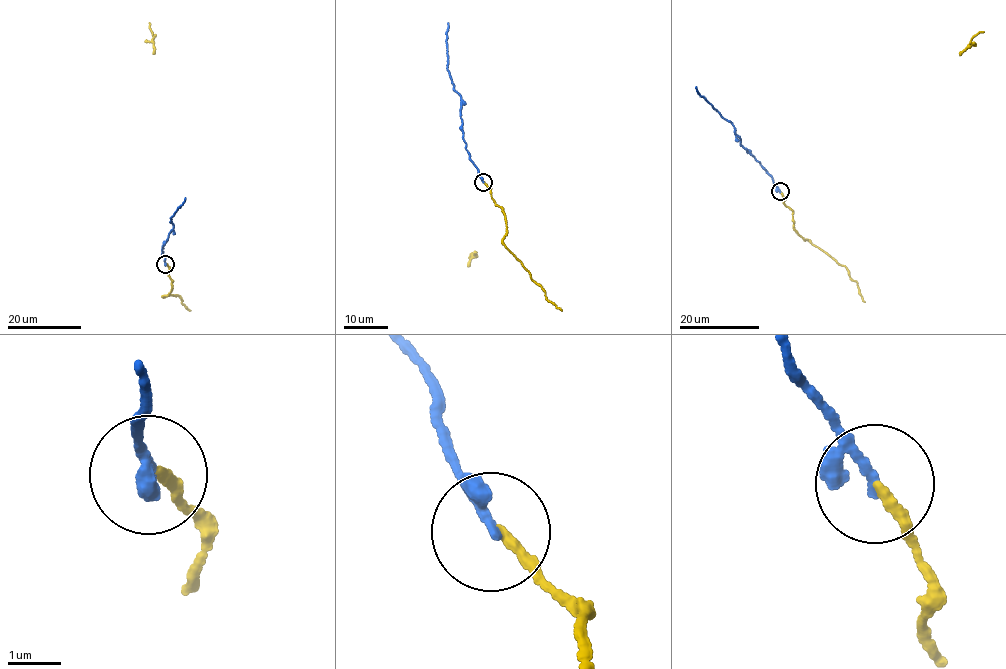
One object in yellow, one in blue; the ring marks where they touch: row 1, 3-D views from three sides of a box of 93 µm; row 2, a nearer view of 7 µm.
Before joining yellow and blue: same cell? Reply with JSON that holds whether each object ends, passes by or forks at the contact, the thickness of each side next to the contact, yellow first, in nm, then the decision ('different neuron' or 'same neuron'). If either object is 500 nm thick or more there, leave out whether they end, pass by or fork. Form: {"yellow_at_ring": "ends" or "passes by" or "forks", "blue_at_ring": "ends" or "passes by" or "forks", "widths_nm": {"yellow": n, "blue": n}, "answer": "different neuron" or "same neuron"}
{"yellow_at_ring": "ends", "blue_at_ring": "passes by", "widths_nm": {"yellow": 200, "blue": 110}, "answer": "same neuron"}

